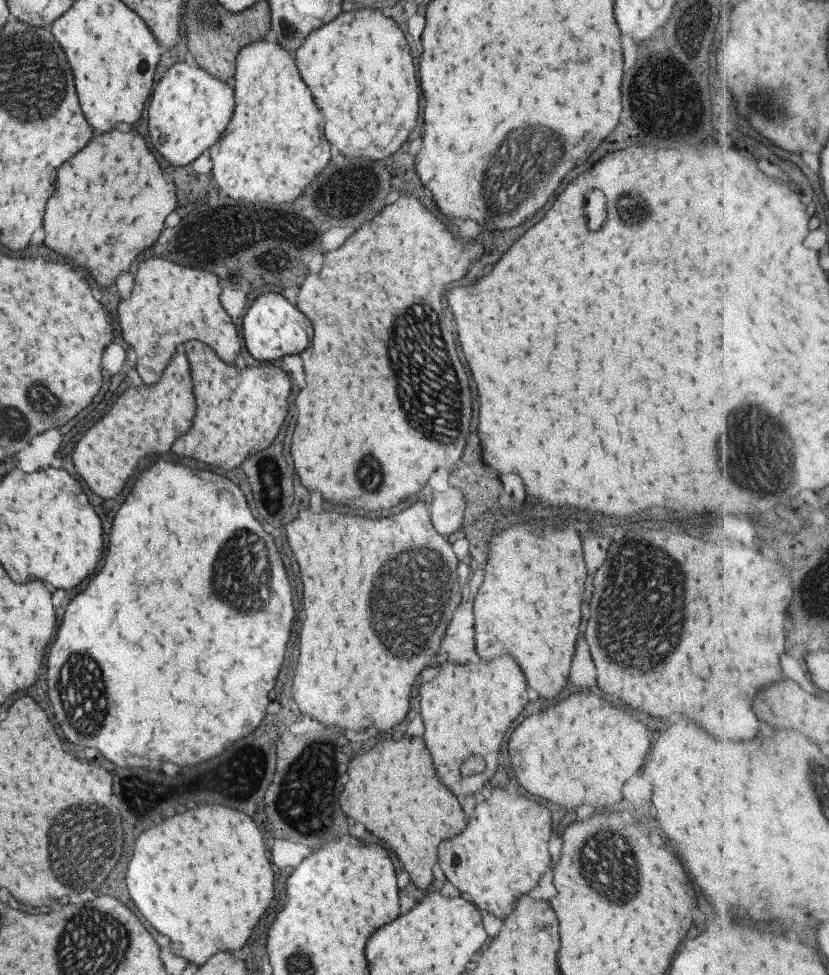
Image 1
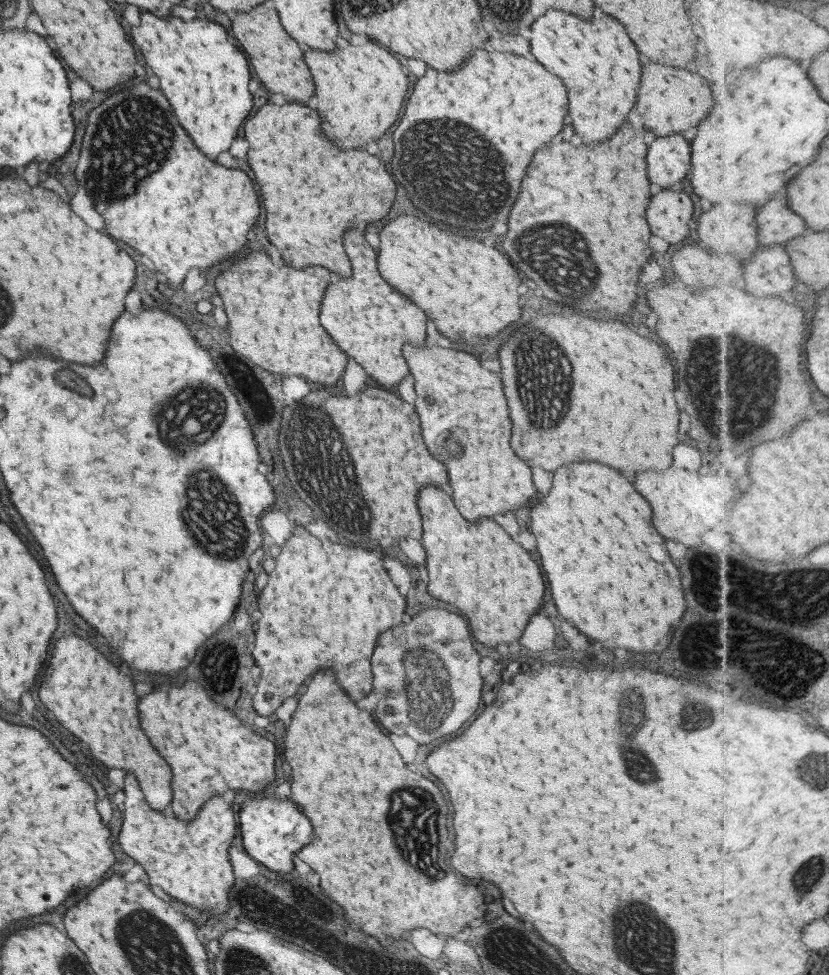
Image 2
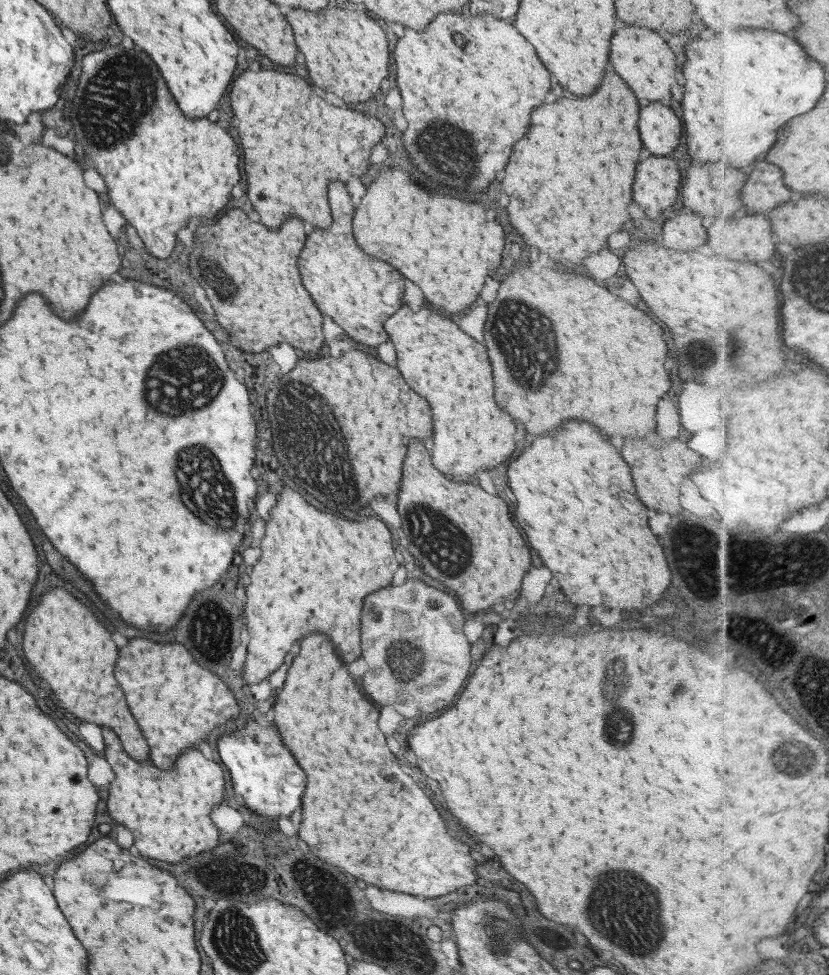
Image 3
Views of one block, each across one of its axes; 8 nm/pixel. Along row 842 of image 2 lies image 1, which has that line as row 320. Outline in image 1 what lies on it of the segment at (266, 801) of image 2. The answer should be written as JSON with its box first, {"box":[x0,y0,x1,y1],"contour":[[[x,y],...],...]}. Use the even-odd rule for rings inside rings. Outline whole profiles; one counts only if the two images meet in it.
{"box":[241,293,311,363],"contour":[[[262,293],[248,307],[241,323],[241,336],[247,352],[259,363],[270,363],[277,358],[297,354],[307,348],[311,338],[311,324],[291,306],[281,294]]]}

